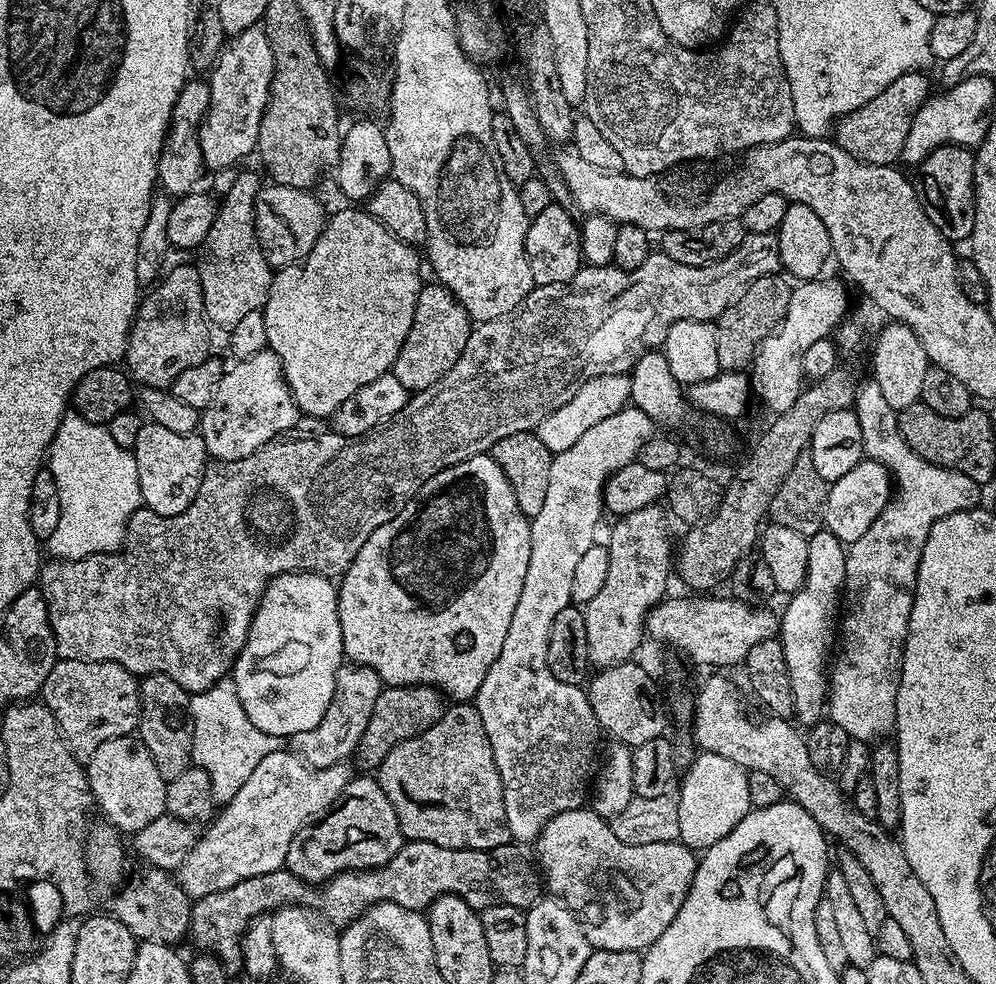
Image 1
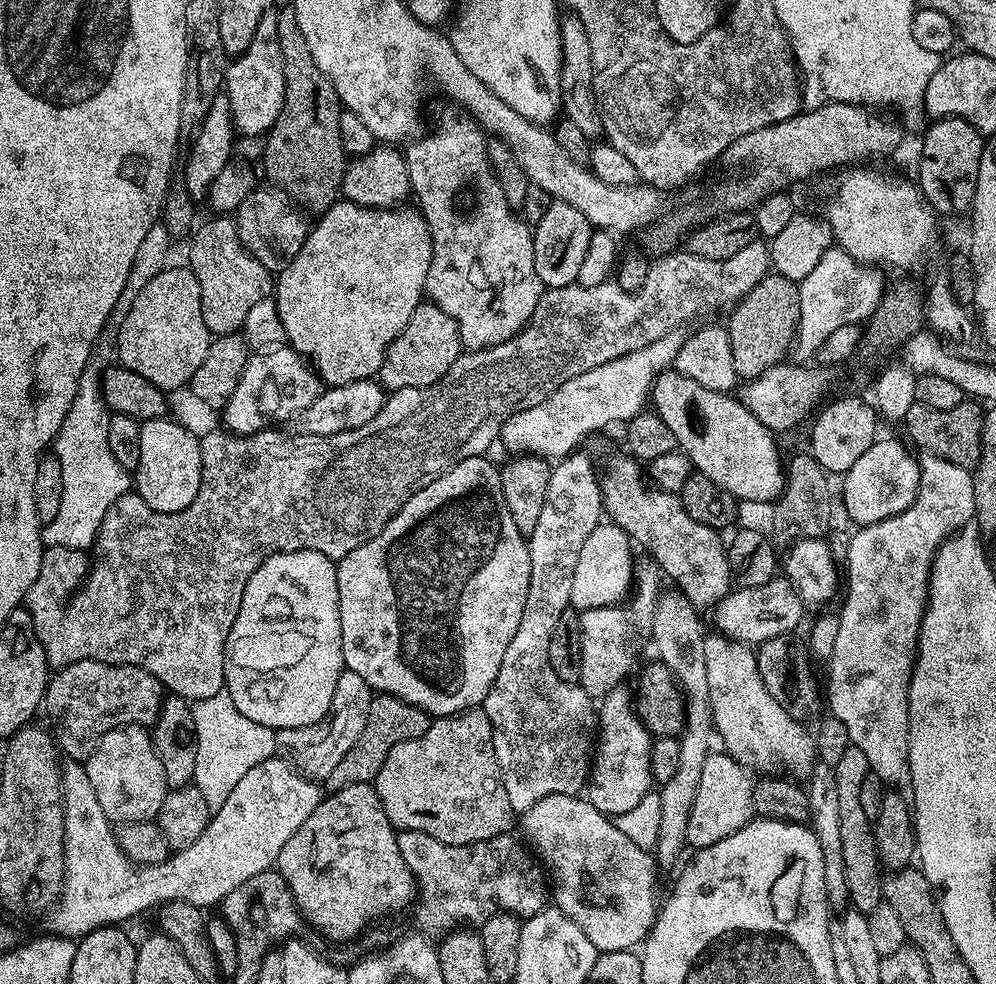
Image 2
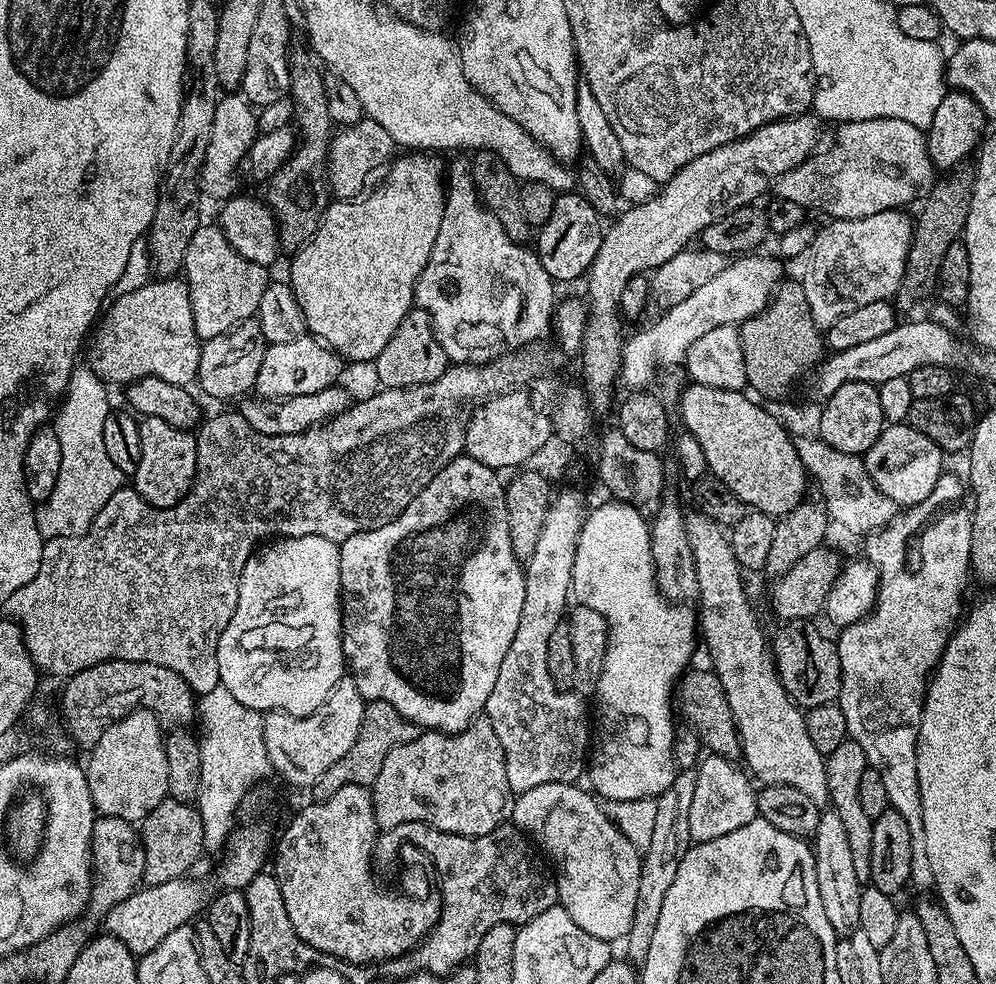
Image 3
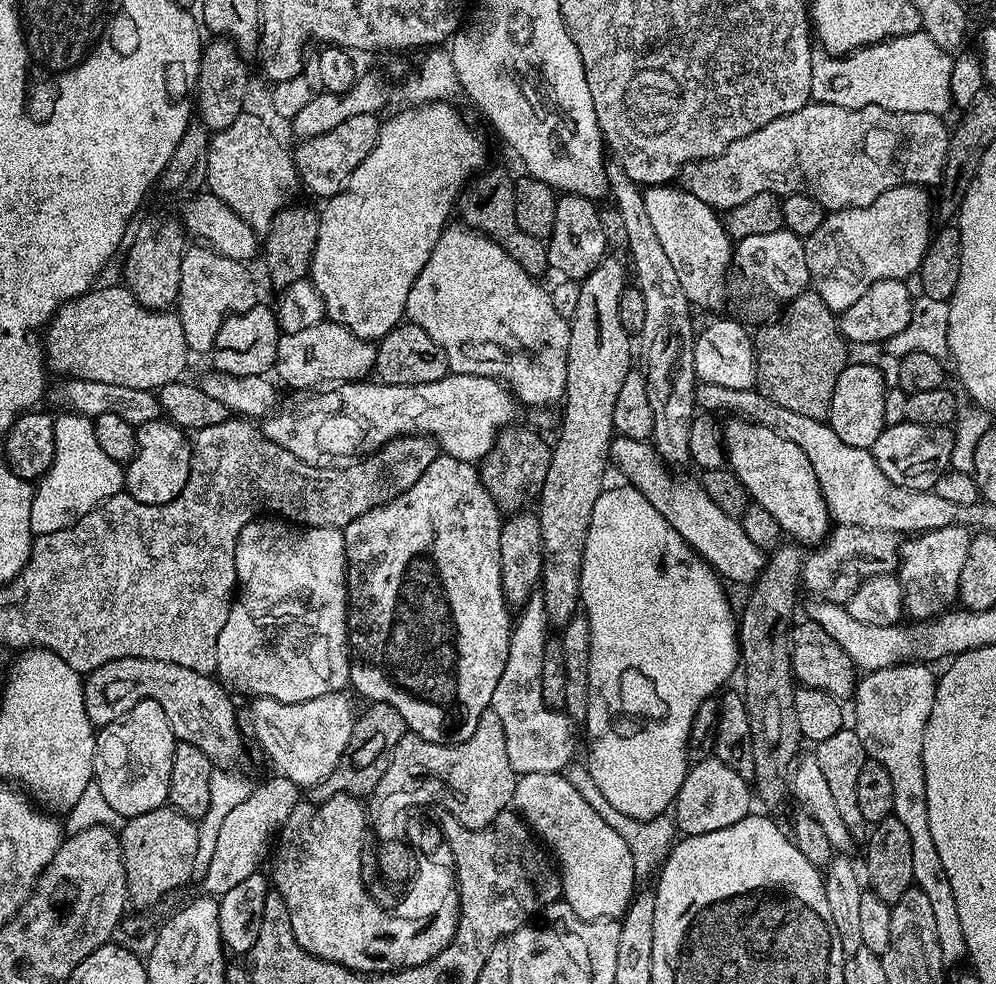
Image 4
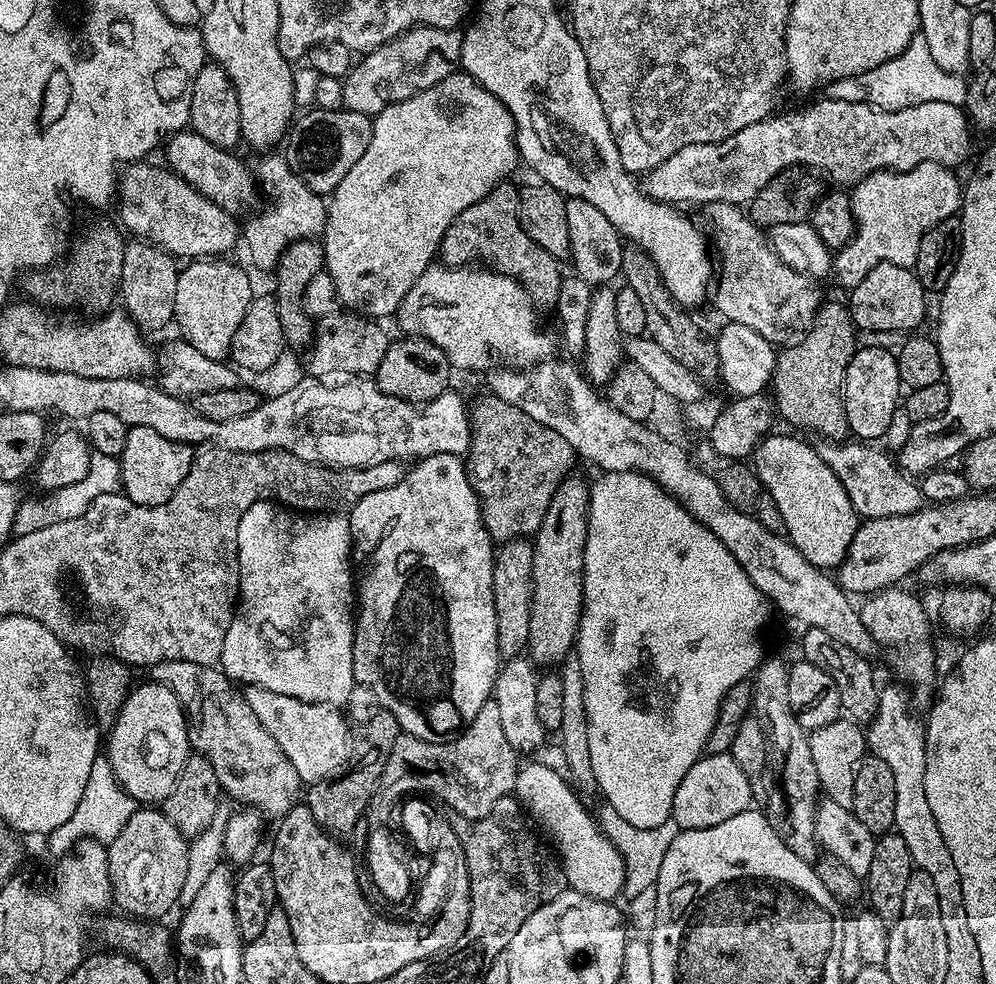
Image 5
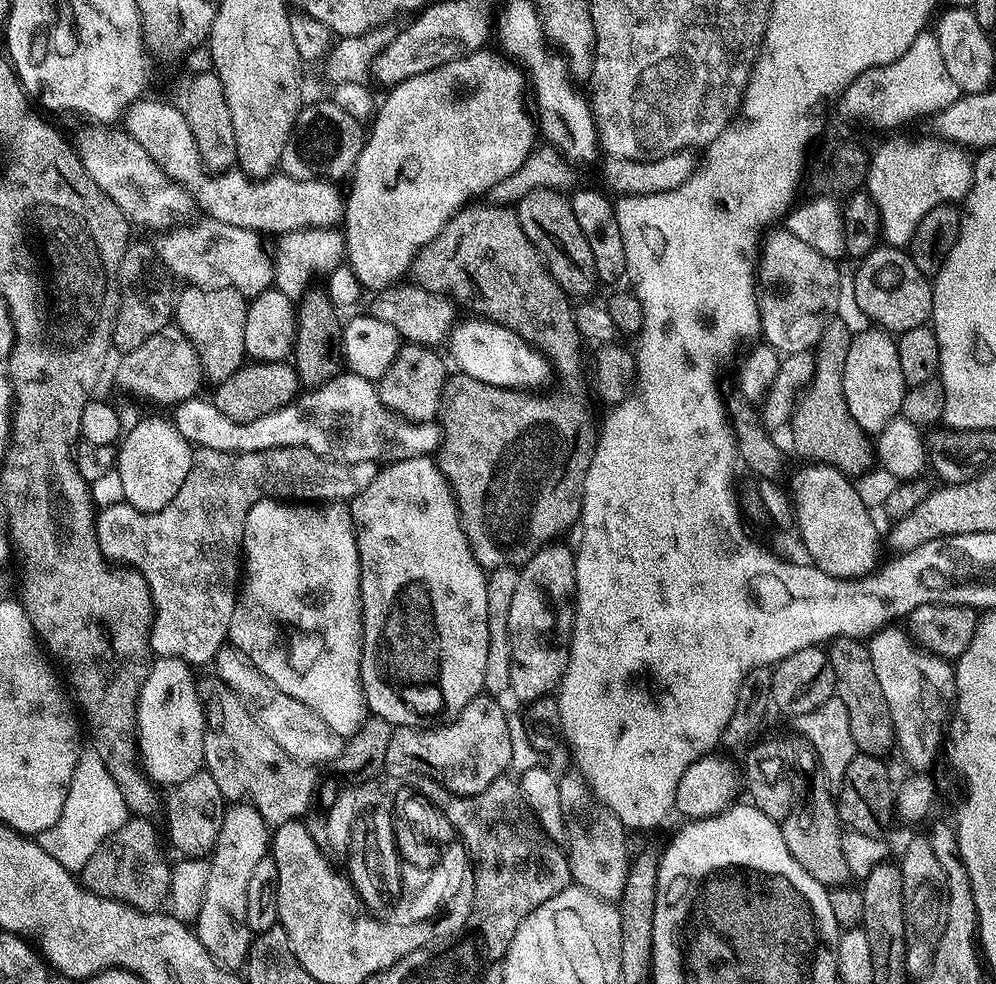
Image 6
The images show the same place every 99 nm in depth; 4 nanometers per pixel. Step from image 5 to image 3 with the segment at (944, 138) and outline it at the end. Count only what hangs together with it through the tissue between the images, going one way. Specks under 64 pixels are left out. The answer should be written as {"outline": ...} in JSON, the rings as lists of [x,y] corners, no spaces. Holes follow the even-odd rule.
{"outline":[[[870,118],[862,122],[844,122],[839,125],[840,128],[836,132],[836,141],[833,142],[829,148],[821,147],[819,150],[806,157],[801,164],[794,166],[794,170],[790,170],[786,174],[782,174],[777,178],[774,185],[774,192],[776,196],[788,199],[789,202],[794,202],[798,206],[802,206],[805,210],[812,208],[816,212],[821,212],[824,218],[831,218],[833,220],[857,220],[858,218],[866,218],[870,214],[878,214],[885,212],[891,208],[903,209],[904,204],[912,204],[923,201],[924,197],[928,195],[933,184],[938,179],[937,169],[932,166],[932,159],[928,153],[928,137],[925,129],[918,126],[910,126],[910,122],[902,122],[900,118]]]}

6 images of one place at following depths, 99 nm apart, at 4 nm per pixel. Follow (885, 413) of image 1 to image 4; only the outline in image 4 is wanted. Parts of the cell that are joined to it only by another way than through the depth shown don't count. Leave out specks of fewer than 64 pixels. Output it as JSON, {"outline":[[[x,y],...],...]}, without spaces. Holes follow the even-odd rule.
{"outline":[[[951,524],[913,535],[901,543],[898,575],[904,591],[904,606],[913,621],[930,620],[949,611],[957,603],[960,594],[958,574],[962,574],[962,566],[966,562],[969,539],[967,527]],[[924,662],[915,664],[895,664],[893,668],[883,668],[873,672],[865,672],[857,679],[854,701],[856,700],[856,724],[854,730],[858,734],[858,742],[862,742],[865,757],[877,760],[886,766],[886,774],[890,774],[890,786],[894,786],[894,806],[892,815],[906,826],[910,833],[910,850],[914,850],[913,881],[926,894],[926,899],[934,909],[934,923],[938,929],[938,946],[942,946],[942,958],[945,965],[952,966],[967,957],[968,947],[962,934],[962,922],[958,922],[958,906],[954,902],[954,890],[950,890],[950,878],[946,878],[946,870],[942,870],[942,858],[938,858],[938,850],[934,846],[934,837],[930,835],[930,814],[926,814],[926,770],[922,762],[922,738],[926,730],[926,722],[930,718],[930,710],[934,706],[937,673],[931,672]]]}

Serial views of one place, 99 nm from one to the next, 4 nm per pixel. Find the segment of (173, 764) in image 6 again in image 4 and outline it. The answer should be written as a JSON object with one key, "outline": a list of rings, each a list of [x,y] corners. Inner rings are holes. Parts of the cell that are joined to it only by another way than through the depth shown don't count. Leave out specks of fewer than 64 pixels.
{"outline":[[[153,700],[138,702],[123,720],[105,724],[96,732],[94,783],[102,790],[106,802],[114,806],[117,817],[131,818],[165,807],[177,743],[162,706]]]}

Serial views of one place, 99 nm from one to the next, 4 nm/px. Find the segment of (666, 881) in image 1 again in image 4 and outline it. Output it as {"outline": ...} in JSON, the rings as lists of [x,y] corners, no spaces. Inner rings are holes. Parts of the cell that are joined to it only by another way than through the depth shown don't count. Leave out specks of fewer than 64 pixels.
{"outline":[[[558,772],[520,776],[514,786],[511,807],[543,841],[547,851],[554,857],[560,874],[563,903],[570,905],[574,914],[578,914],[578,918],[583,920],[615,921],[622,910],[631,904],[638,888],[638,877],[635,874],[634,862],[630,860],[630,849],[626,846],[625,839],[605,823],[582,795],[574,790],[566,776]]]}

